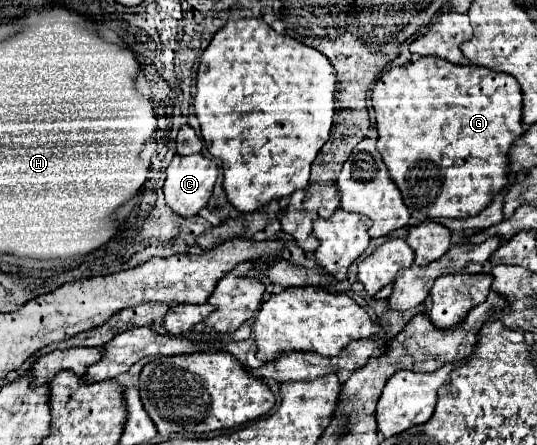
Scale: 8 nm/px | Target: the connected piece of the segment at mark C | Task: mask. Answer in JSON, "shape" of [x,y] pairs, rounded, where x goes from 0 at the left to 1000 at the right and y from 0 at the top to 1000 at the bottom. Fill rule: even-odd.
{"shape":[[[378,346],[326,351],[318,360],[318,369],[311,373],[311,400],[307,400],[307,418],[304,418],[307,458],[341,490],[363,485],[374,467],[385,463],[393,431],[397,431],[397,413],[404,404],[404,391],[408,391],[404,369],[389,355],[382,355]]]}

